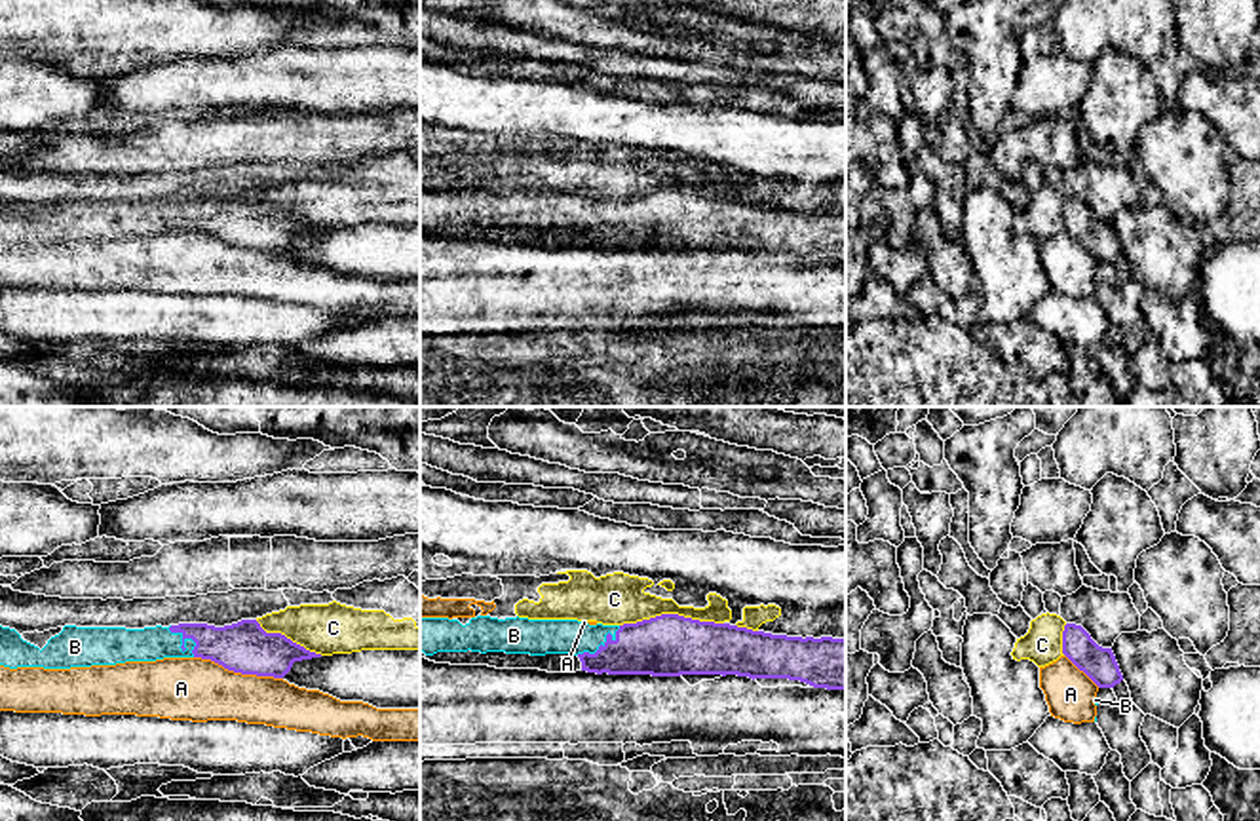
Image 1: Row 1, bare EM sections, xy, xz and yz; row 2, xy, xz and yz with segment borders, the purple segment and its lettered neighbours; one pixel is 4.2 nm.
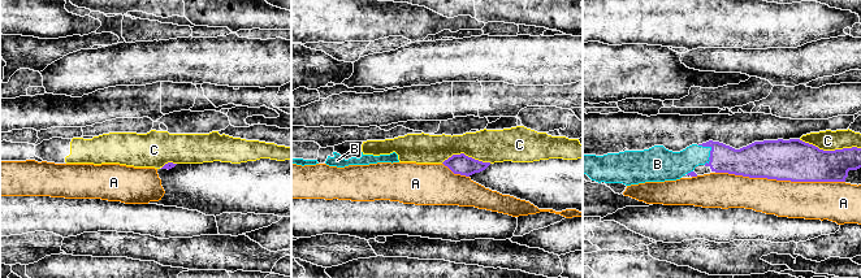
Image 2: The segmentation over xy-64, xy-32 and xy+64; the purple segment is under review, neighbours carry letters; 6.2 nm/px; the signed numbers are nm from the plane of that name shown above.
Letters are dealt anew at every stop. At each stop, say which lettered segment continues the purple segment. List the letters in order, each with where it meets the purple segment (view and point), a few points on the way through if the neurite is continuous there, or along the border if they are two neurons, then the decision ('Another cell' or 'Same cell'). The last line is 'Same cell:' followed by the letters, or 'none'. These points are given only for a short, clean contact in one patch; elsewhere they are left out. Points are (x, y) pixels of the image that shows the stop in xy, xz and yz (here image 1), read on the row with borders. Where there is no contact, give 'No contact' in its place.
A: Touches purple at xy (238, 671). Another cell
B: Touches purple at xy (189, 637). Same cell
C: Touches purple at xz (671, 614). Another cell
Same cell: B

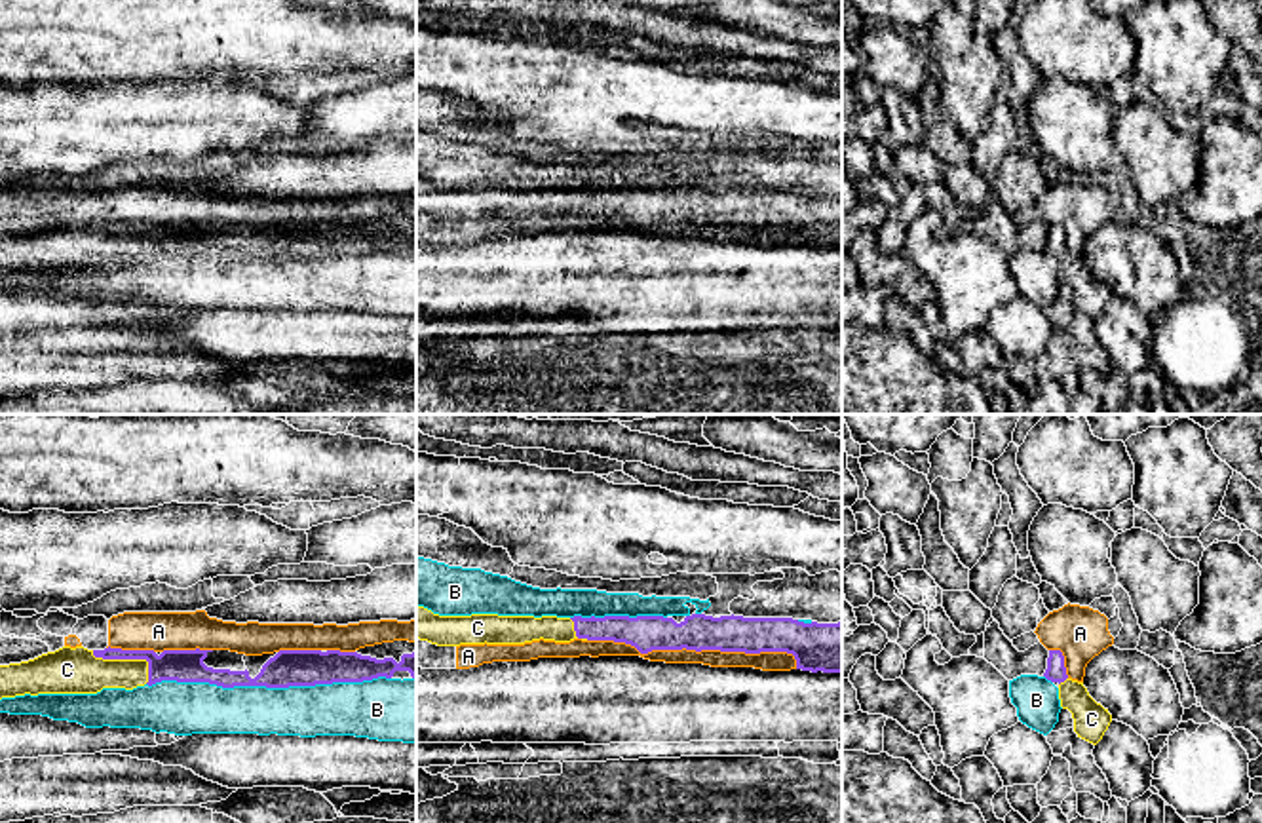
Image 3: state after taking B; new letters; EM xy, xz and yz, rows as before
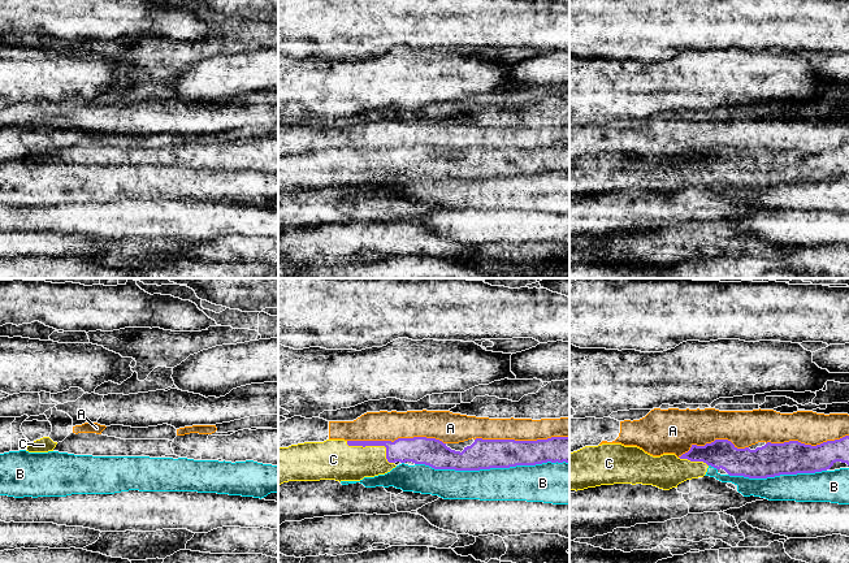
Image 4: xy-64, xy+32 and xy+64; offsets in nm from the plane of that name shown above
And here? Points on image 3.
A: Touches purple at xz (696, 650). Another cell
B: Touches purple at xy (268, 687). Another cell
C: Touches purple at xy (128, 658). Same cell
Same cell: C

